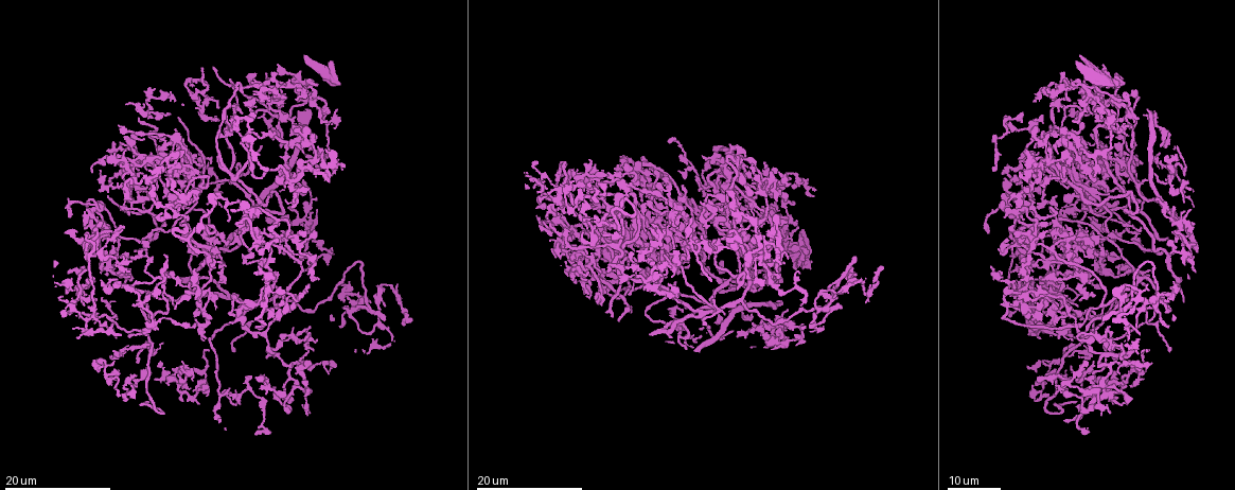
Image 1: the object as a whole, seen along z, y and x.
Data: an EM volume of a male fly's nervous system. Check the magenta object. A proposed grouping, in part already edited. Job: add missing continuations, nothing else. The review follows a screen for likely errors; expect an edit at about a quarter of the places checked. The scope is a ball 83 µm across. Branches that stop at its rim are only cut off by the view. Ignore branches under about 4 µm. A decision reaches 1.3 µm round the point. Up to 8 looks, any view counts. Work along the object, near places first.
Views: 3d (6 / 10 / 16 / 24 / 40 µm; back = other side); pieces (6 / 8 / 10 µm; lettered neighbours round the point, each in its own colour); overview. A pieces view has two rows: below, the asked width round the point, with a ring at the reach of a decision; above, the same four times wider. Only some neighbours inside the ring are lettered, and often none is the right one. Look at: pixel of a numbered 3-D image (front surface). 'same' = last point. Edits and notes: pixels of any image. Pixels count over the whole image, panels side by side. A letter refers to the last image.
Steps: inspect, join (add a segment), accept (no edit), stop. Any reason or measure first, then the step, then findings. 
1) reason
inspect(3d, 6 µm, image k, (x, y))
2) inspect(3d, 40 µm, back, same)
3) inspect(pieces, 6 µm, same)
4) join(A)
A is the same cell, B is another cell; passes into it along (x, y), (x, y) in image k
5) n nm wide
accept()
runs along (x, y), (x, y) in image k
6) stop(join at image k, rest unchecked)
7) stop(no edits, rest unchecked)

branch stops here
inspect(3d, 16 µm, image 1, (278, 238))

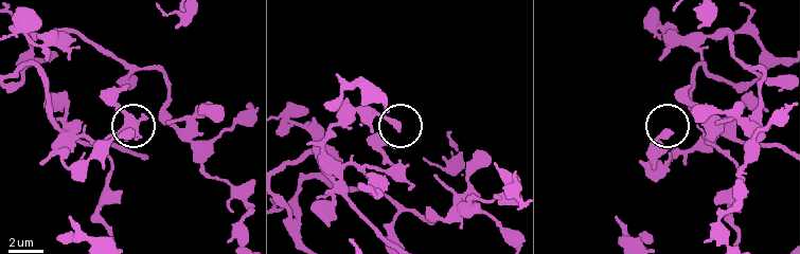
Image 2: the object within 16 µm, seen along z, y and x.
what lies round it
inspect(pieces, 8 µm, image 2, (399, 130))

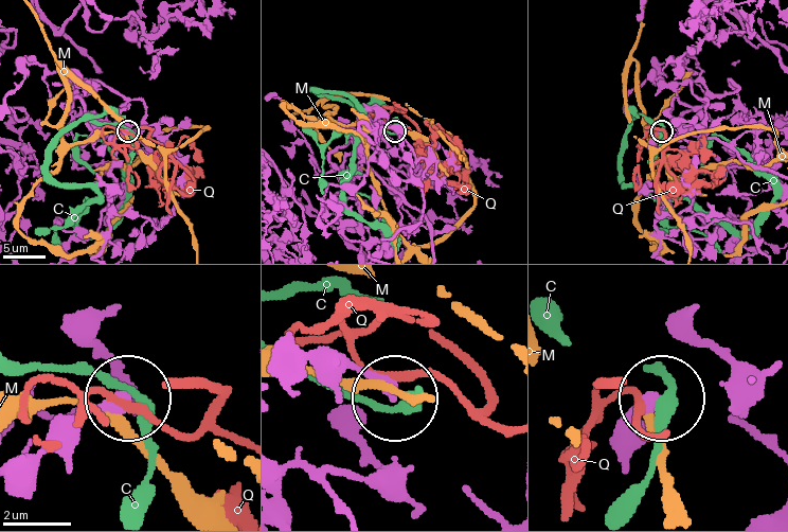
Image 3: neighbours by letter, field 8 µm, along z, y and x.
accept()
C, M and Q are other cells; none of them fits

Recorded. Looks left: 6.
branch stops here
inspect(3d, 16 µm, image 1, (1058, 309))

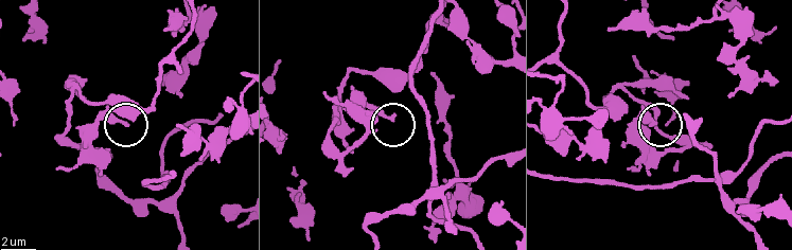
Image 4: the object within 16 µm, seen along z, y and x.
inspect(pieces, 6 µm, image 4, (124, 124))

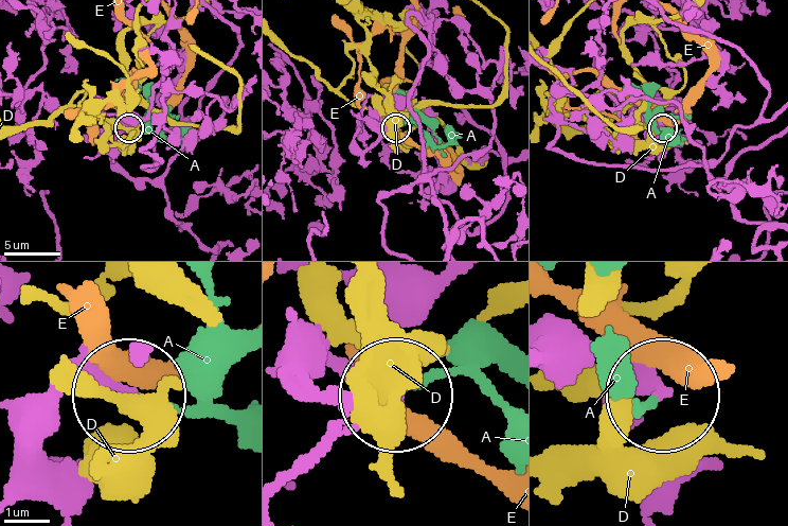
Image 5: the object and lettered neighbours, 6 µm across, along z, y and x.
200 nm wide
join(A)
A is the same cell, D and E are other cells; it goes on there

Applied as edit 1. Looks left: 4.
an open end
inspect(3d, 16 µm, image 1, (257, 378))

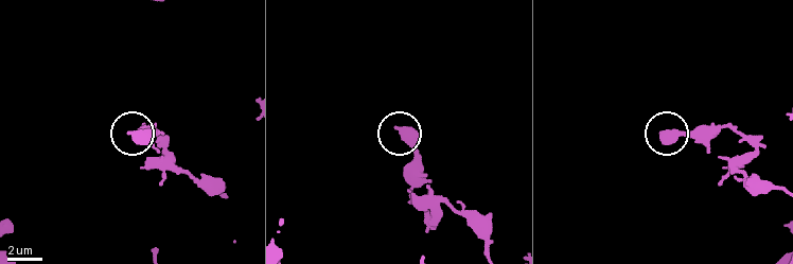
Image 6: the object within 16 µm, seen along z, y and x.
inspect(pieces, 6 µm, image 6, (130, 134))

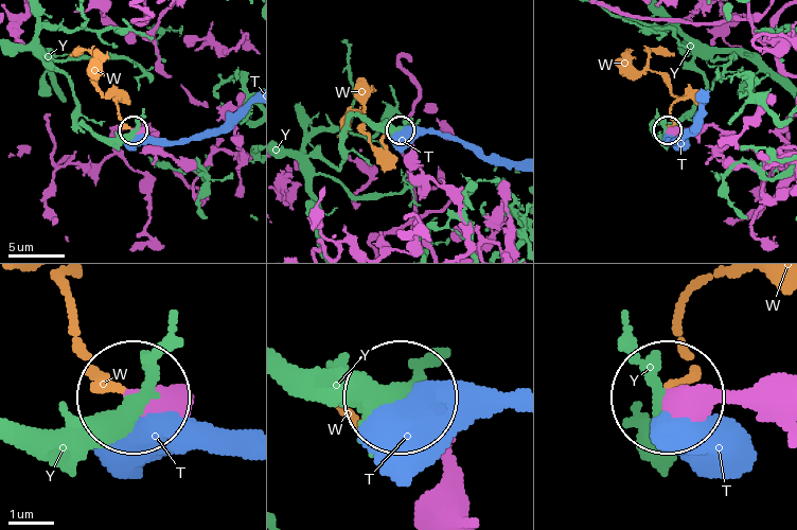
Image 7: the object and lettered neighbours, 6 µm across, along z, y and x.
join(W)
W is the same cell, T and Y are other cells; passes into it along (174, 387), (105, 376), (59, 281) in image 7; the neuron continues

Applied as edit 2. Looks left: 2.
stop(join at image 5, join at image 7, rest unchecked)

